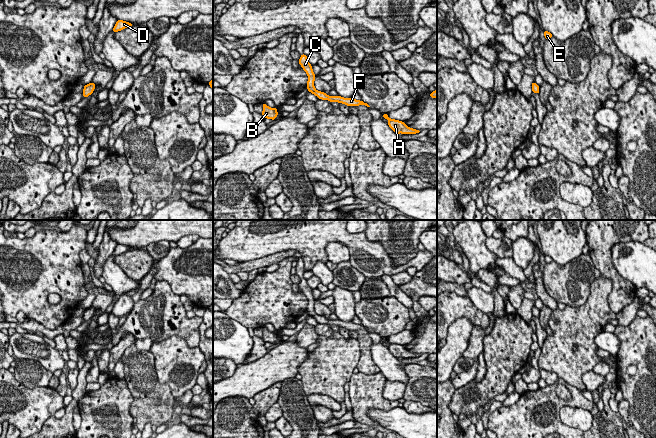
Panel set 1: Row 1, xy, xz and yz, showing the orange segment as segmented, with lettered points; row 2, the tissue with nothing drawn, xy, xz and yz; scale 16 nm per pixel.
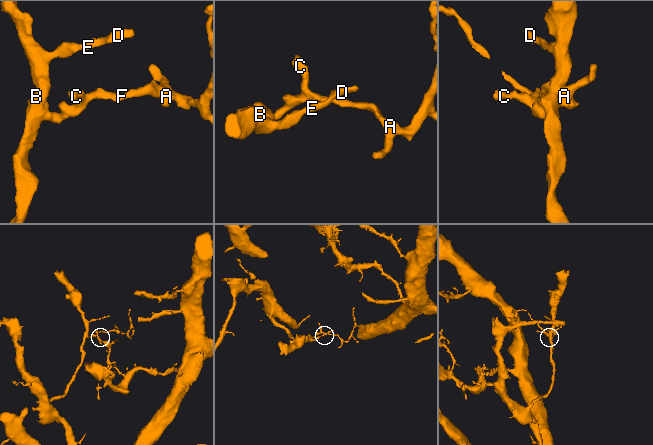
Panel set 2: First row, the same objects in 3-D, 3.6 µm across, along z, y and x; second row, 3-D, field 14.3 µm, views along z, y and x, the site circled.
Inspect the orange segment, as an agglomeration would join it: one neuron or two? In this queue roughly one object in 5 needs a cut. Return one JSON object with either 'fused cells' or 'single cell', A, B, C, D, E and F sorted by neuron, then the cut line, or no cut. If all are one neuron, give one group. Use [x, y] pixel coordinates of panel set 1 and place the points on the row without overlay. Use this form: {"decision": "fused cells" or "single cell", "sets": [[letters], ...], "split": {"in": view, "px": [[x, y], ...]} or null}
{"decision": "single cell", "sets": [["A", "B", "C", "D", "E", "F"]], "split": null}

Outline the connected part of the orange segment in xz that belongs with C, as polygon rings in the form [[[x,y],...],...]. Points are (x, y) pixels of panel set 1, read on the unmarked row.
[[[302,278],[300,283],[299,283],[299,289],[302,290],[303,294],[307,297],[308,299],[308,306],[307,306],[307,313],[309,316],[313,317],[318,321],[318,323],[323,323],[323,324],[329,324],[330,326],[339,326],[346,328],[347,330],[358,330],[358,329],[365,329],[368,332],[371,330],[368,329],[367,327],[364,327],[363,325],[358,325],[353,322],[343,322],[341,320],[328,320],[324,316],[317,315],[314,311],[314,304],[315,304],[315,298],[312,294],[311,288],[307,284],[307,280]]]

